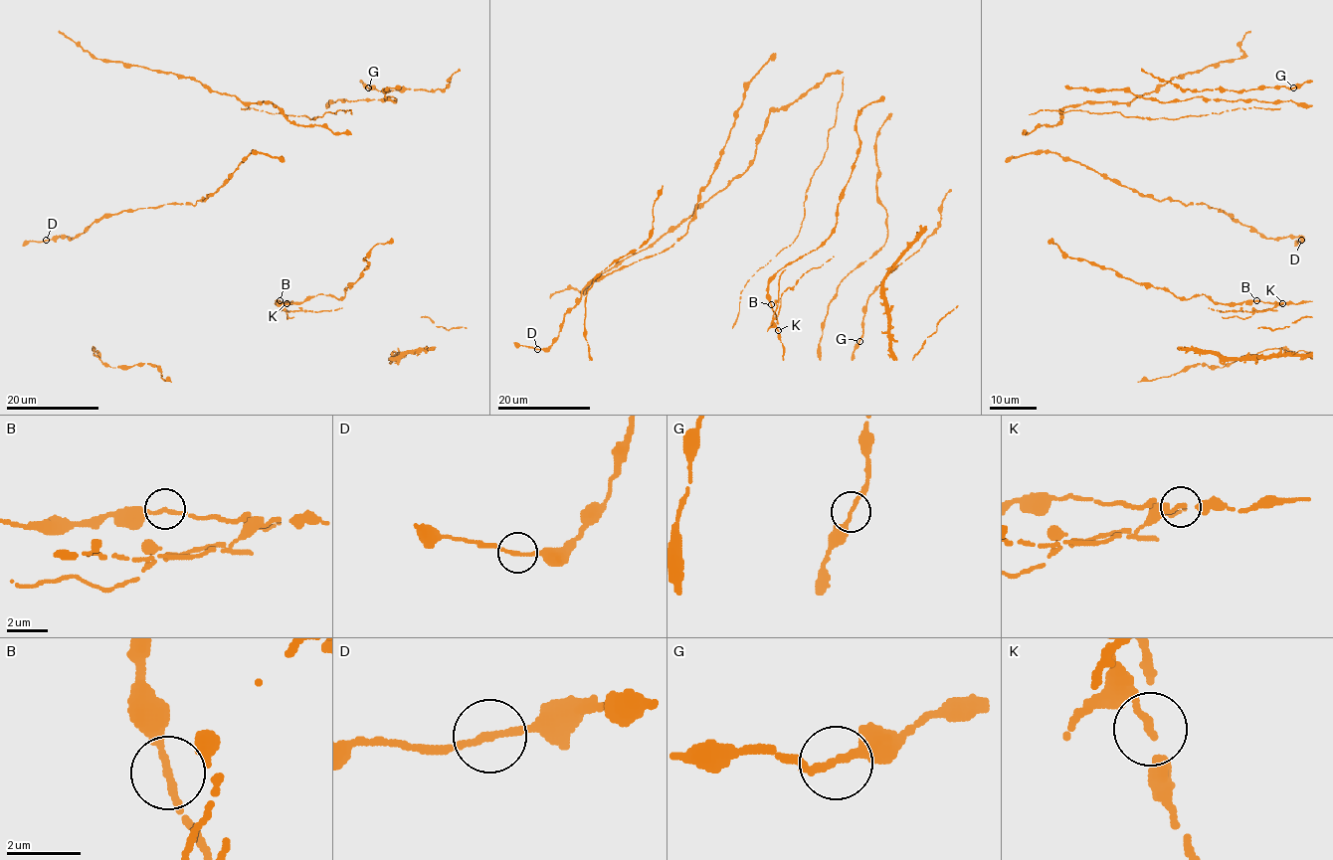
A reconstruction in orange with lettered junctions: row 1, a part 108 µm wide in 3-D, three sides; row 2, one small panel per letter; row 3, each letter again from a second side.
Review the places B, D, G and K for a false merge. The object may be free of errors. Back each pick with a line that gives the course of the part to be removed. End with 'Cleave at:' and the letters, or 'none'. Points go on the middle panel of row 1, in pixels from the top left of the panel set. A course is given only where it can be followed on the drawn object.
K: course (778, 330), (773, 320), (779, 313), (781, 294), (811, 268), (820, 267), (834, 256)
Cleave at: K

